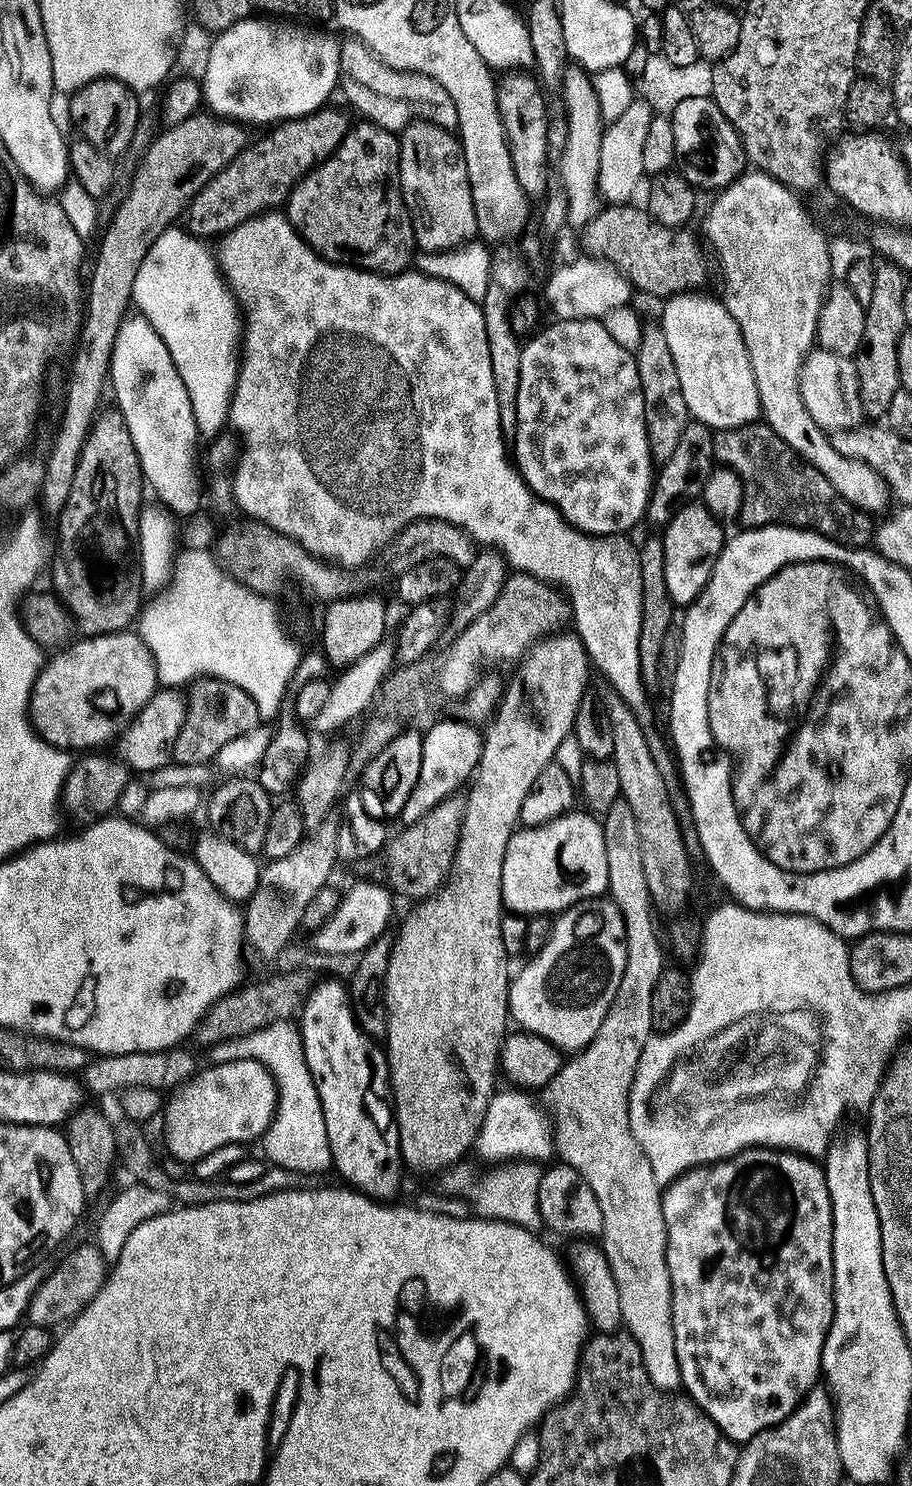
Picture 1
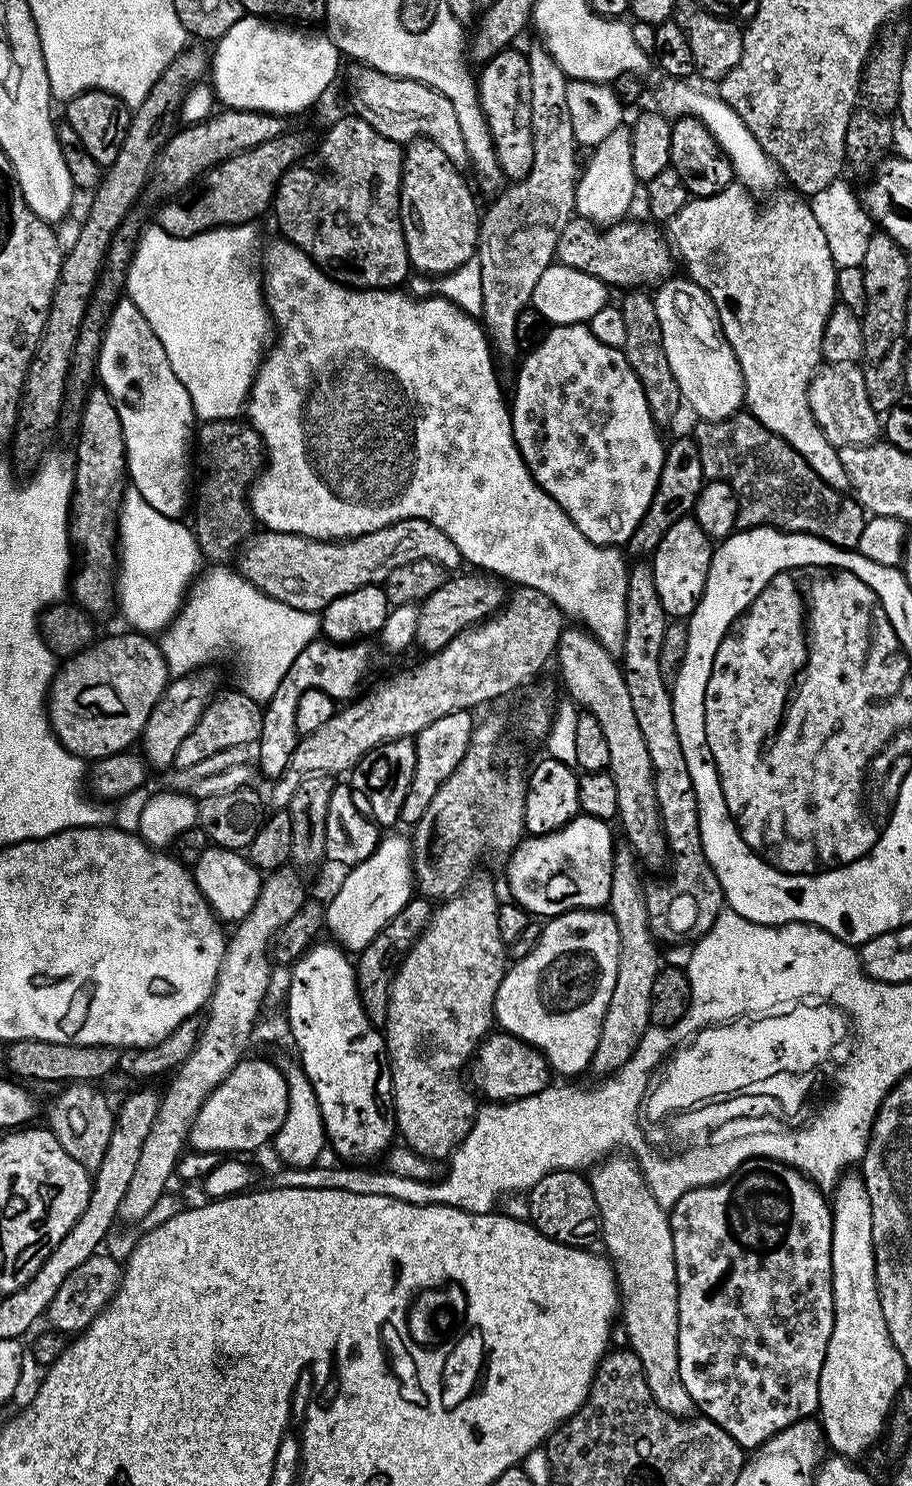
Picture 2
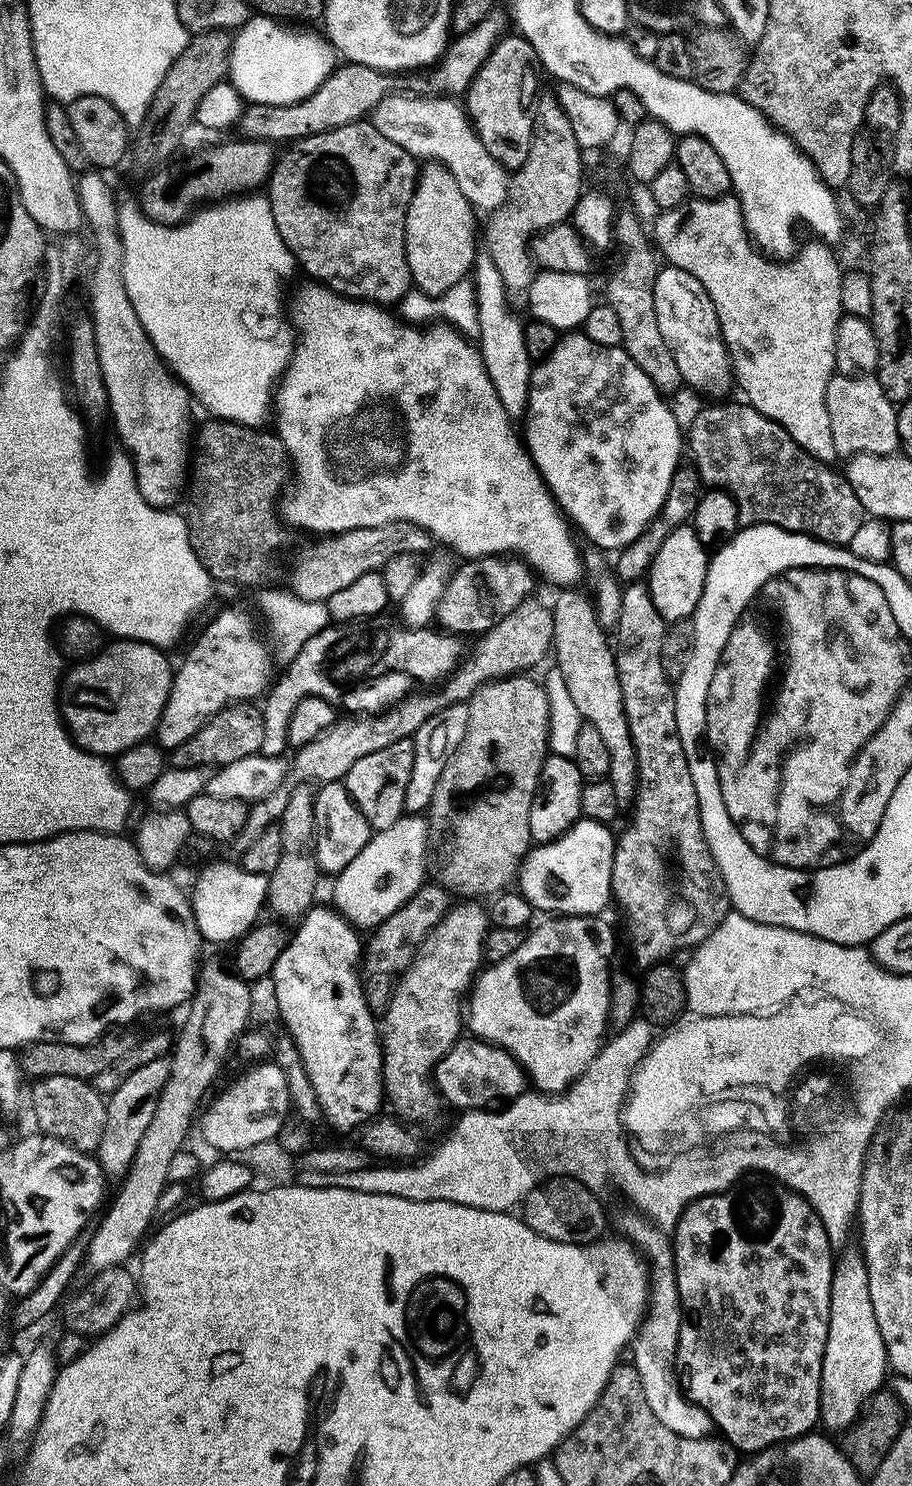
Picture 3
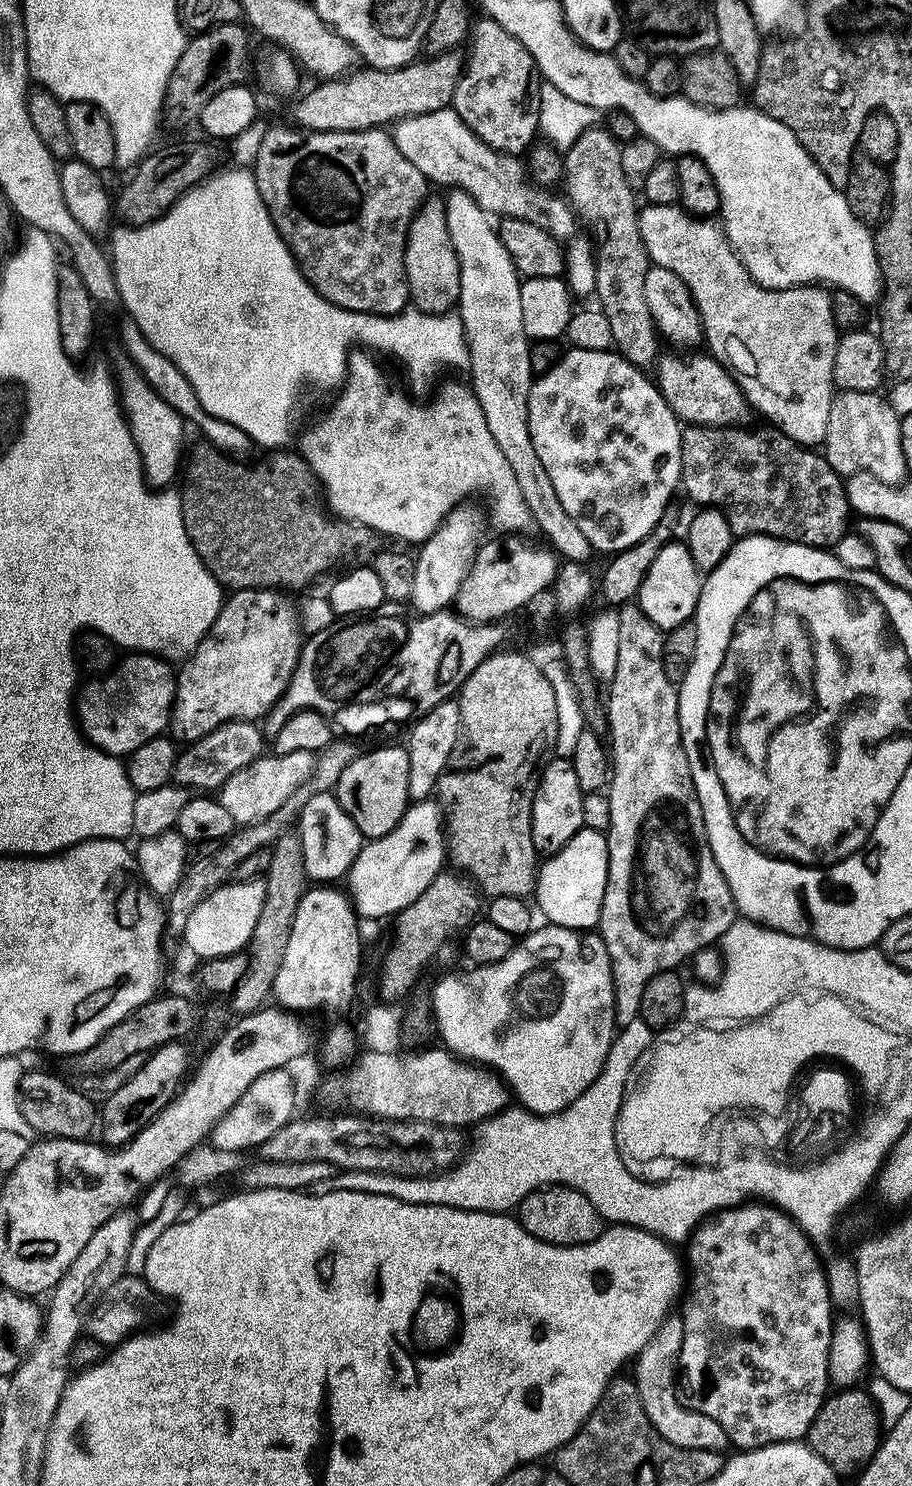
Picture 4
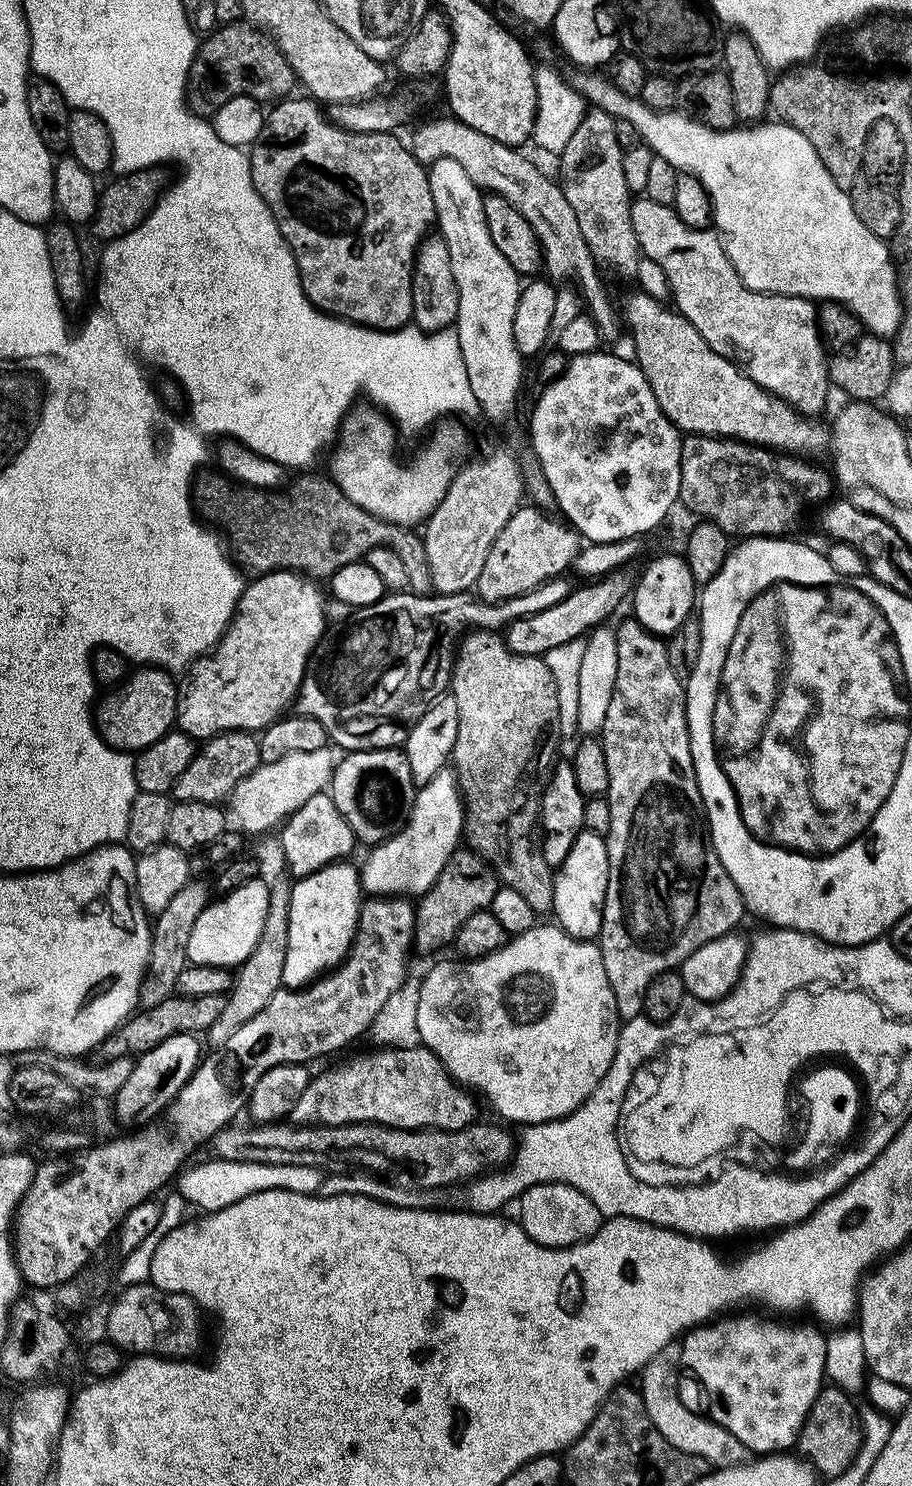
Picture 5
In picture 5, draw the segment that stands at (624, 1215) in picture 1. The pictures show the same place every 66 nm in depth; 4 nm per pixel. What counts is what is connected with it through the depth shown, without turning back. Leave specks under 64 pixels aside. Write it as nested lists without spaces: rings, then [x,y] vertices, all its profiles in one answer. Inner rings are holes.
[[[673,1342],[665,1346],[663,1350],[642,1369],[642,1375],[639,1377],[638,1391],[640,1397],[644,1399],[646,1414],[650,1414],[650,1422],[678,1450],[686,1454],[694,1454],[702,1458],[713,1469],[734,1468],[737,1464],[743,1464],[749,1459],[750,1453],[734,1434],[730,1434],[722,1426],[718,1426],[707,1415],[699,1411],[691,1412],[684,1405],[684,1400],[680,1397],[680,1388],[682,1392],[682,1369],[680,1366],[680,1344]]]

